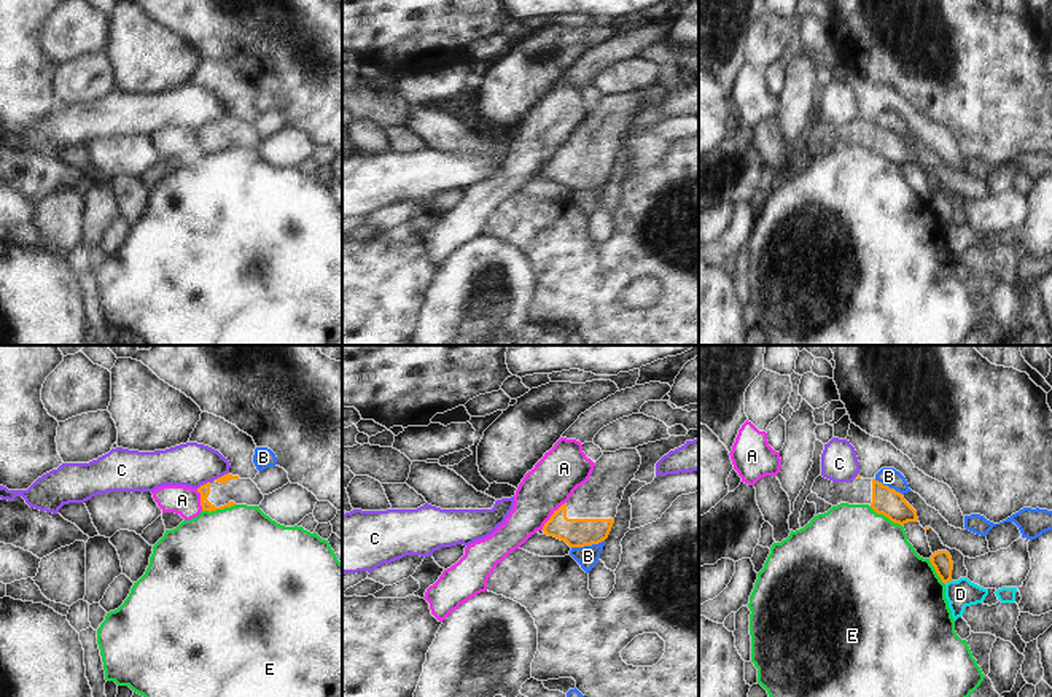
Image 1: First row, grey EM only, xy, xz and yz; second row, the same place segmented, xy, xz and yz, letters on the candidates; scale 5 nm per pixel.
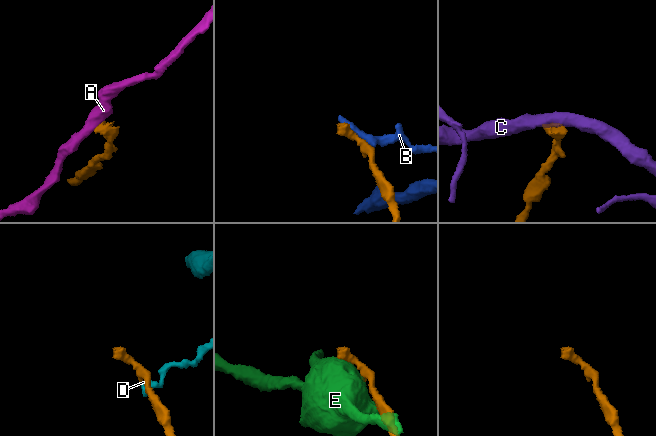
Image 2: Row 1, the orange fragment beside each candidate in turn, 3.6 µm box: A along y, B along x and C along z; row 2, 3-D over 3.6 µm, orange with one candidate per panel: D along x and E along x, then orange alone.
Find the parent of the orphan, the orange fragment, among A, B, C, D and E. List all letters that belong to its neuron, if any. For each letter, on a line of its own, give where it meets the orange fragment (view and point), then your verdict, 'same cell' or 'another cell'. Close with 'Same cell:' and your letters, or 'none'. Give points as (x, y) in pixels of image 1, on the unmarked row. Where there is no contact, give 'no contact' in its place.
A: contact xz (551, 159); another cell
B: contact xz (588, 188); another cell
C: contact xy (204, 128); another cell
D: contact yz (947, 225); another cell
E: contact xy (218, 151); another cell
Same cell: none

